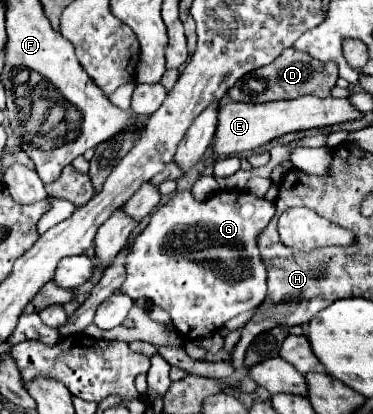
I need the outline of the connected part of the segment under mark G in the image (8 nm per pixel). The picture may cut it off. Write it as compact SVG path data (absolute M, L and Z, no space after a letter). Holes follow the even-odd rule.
M220 190L204 202L194 200L190 192L178 192L164 206L158 206L156 212L152 212L148 226L134 238L132 252L126 258L128 276L118 290L124 290L124 294L128 294L134 300L140 296L150 298L154 304L170 312L172 324L182 336L190 340L202 338L222 328L224 322L228 322L230 318L242 312L256 310L262 304L266 296L266 268L256 248L256 236L260 234L260 230L264 230L272 216L272 202L256 198L248 192ZM192 262L206 262L208 274L192 274ZM218 268L232 268L232 272L238 274L226 276L224 272L218 272Z

